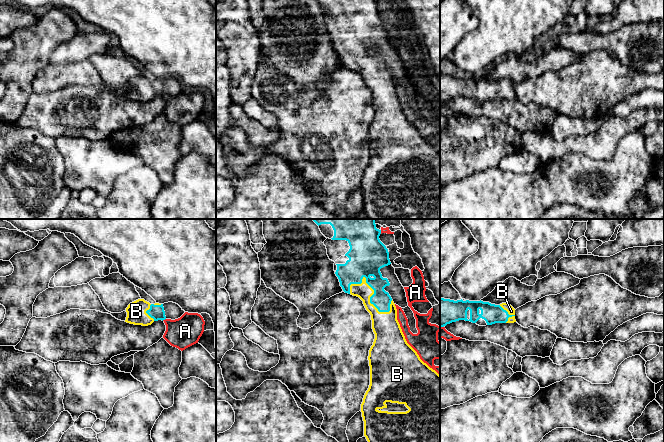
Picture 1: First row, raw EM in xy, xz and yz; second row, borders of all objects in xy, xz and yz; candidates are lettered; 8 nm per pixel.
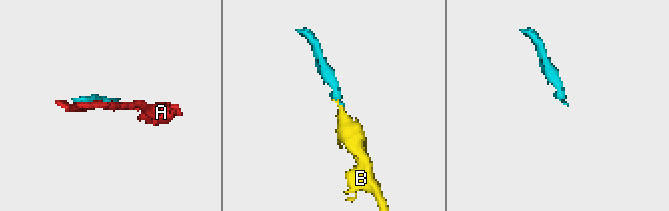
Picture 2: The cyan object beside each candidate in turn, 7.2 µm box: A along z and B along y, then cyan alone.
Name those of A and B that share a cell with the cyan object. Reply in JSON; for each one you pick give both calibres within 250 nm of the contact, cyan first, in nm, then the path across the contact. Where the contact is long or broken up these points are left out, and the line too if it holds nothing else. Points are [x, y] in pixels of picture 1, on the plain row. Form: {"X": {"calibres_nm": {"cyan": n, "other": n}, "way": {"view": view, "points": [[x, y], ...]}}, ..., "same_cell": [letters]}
{"B": {"calibres_nm": {"cyan": 240, "other": 160}}, "same_cell": ["B"]}

